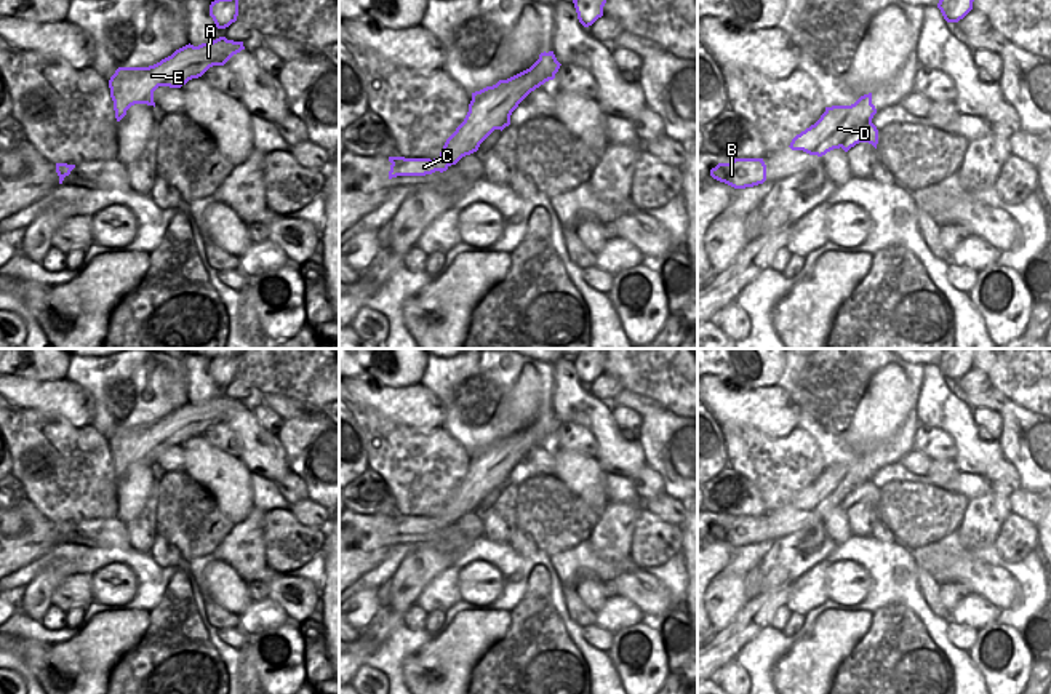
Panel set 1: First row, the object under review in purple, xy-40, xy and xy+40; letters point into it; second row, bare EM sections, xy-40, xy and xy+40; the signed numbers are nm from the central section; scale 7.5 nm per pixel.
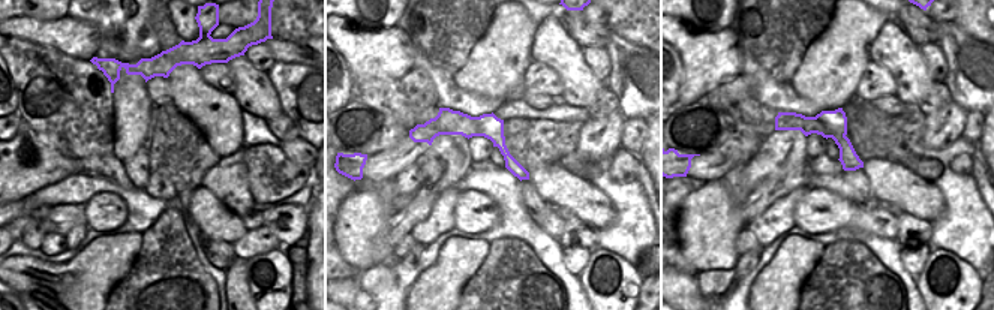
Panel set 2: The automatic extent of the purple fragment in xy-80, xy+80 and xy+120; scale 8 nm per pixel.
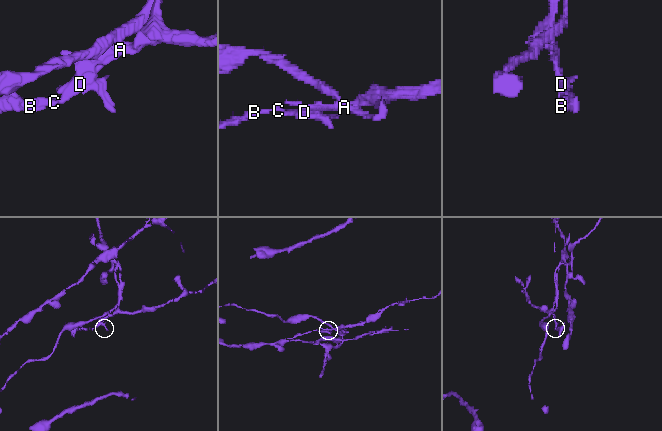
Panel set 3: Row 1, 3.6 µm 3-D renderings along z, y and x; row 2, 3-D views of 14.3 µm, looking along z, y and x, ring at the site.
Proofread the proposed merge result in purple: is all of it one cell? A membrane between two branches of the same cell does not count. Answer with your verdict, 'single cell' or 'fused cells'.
fused cells

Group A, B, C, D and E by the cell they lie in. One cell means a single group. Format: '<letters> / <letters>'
A D E / B C

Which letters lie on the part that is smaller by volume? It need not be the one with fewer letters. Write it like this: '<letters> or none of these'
B, C.

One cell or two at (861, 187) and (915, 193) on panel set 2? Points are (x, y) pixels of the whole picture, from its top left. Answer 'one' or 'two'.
two

